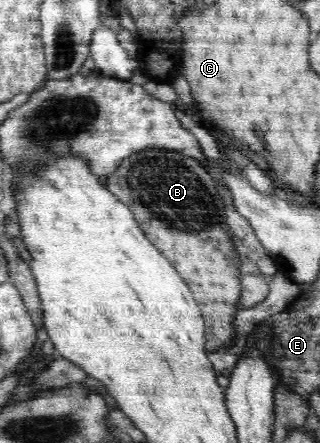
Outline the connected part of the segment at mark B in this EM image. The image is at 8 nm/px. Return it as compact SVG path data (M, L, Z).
M145 149L125 158L120 167L105 178L107 190L125 206L133 208L135 218L141 224L141 230L160 253L173 263L175 270L190 287L202 315L205 318L205 336L213 348L213 352L231 343L236 336L233 318L237 309L237 300L241 294L241 256L229 225L227 225L224 201L215 187L214 180L204 166L193 157L169 149Z

